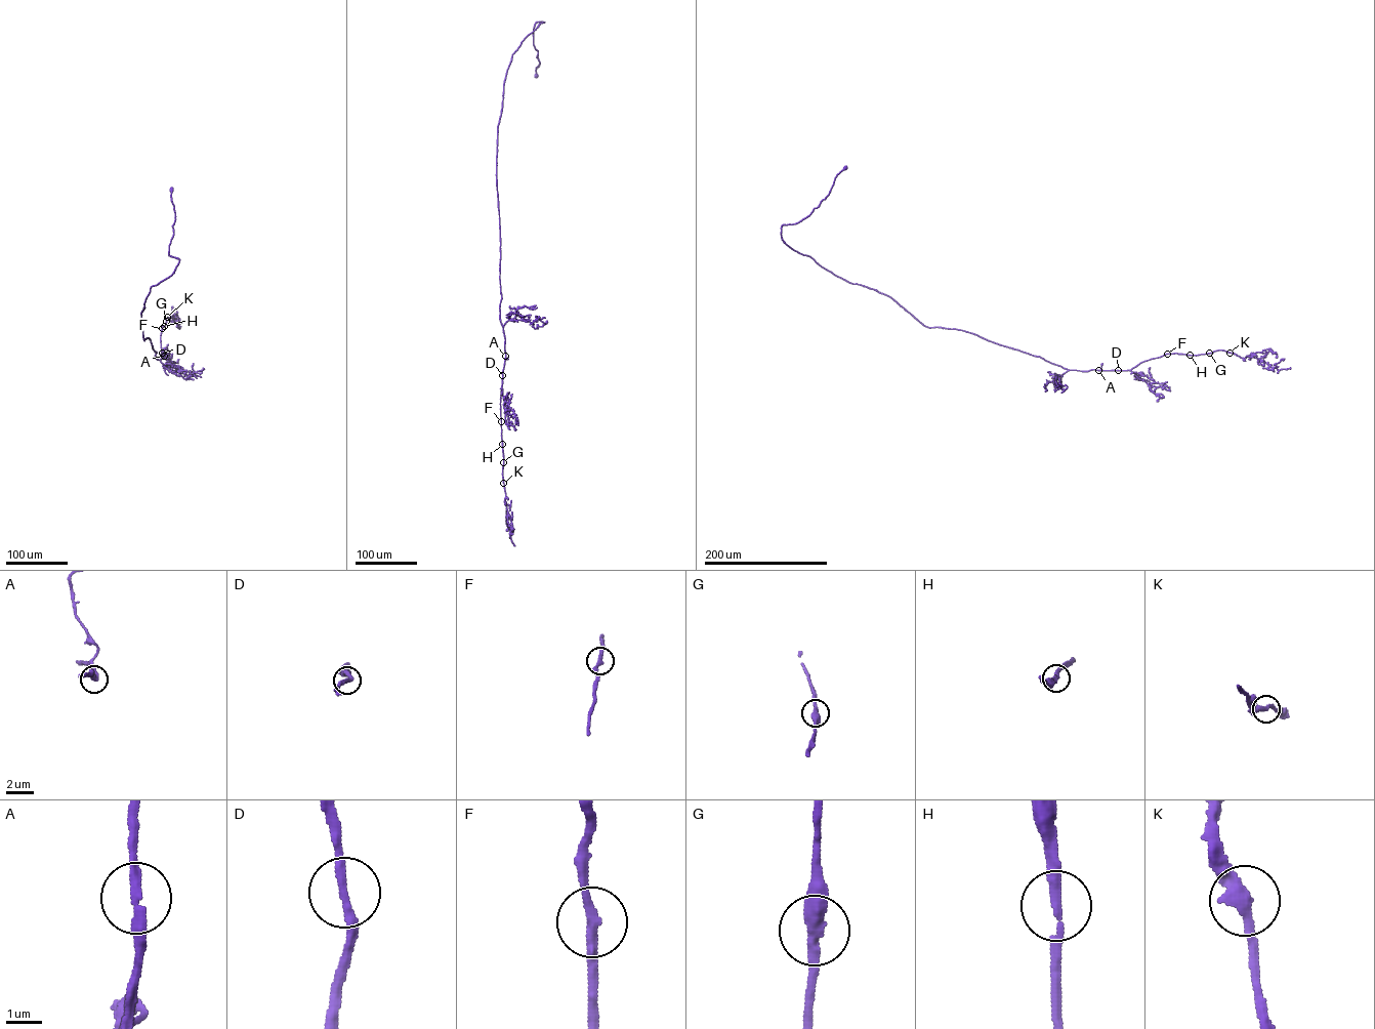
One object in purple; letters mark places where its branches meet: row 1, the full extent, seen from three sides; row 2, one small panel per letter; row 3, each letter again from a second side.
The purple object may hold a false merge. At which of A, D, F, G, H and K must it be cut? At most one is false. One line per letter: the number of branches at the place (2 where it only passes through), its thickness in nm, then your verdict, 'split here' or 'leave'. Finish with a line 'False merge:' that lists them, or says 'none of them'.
A: 2 branches meet; 260 nm thick; leave
D: 2 branches meet; 240 nm thick; leave
F: 2 branches meet; 280 nm thick; leave
G: 2 branches meet; 400 nm thick; leave
H: 2 branches meet; 240 nm thick; leave
K: 2 branches meet; 320 nm thick; leave
False merge: none of them

